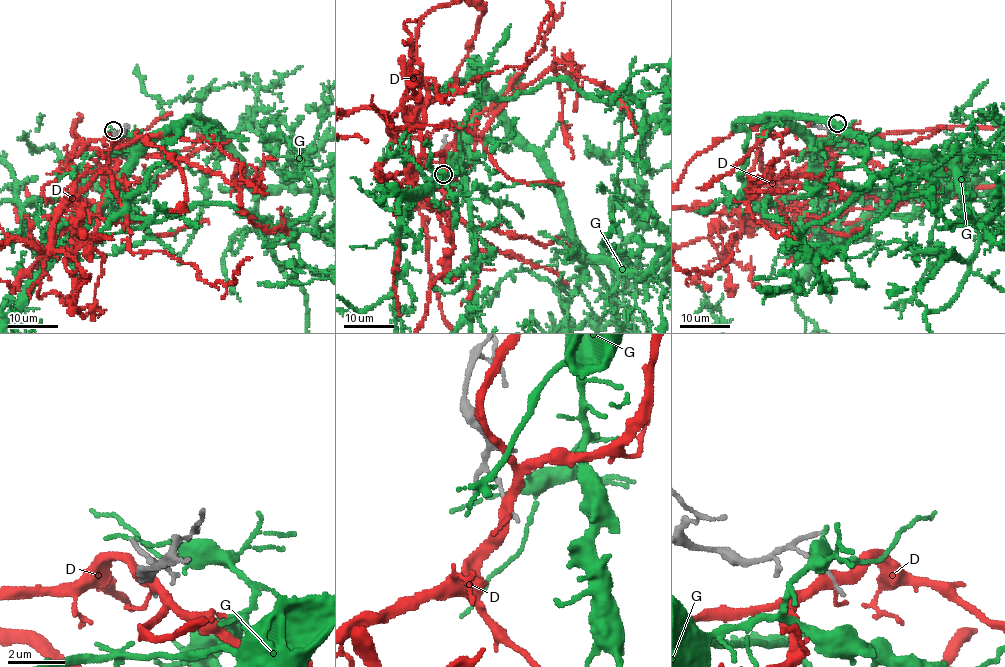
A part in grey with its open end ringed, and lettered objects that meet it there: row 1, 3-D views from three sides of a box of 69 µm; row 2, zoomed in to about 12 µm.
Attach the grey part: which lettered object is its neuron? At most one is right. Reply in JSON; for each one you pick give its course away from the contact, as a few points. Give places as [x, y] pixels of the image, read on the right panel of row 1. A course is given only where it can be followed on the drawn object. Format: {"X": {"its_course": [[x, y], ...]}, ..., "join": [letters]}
{"join": []}

